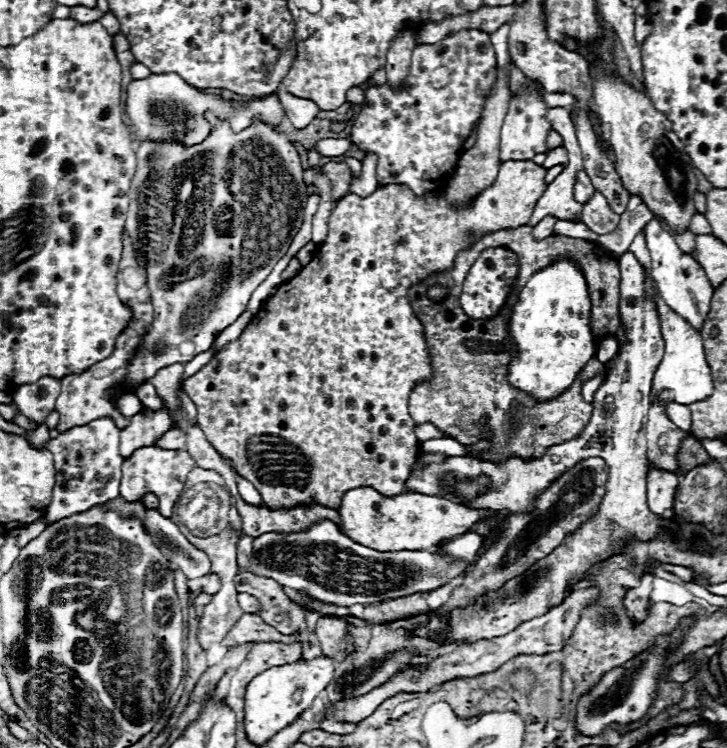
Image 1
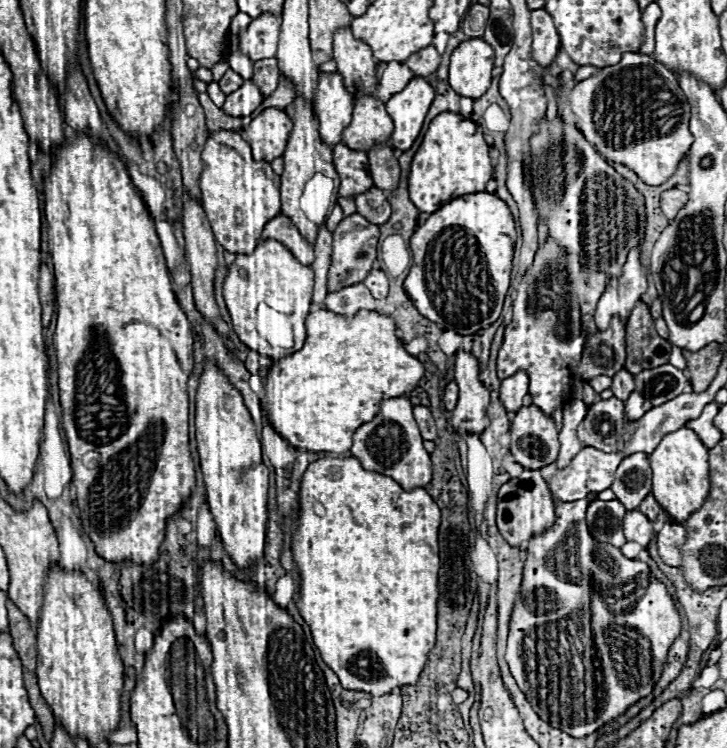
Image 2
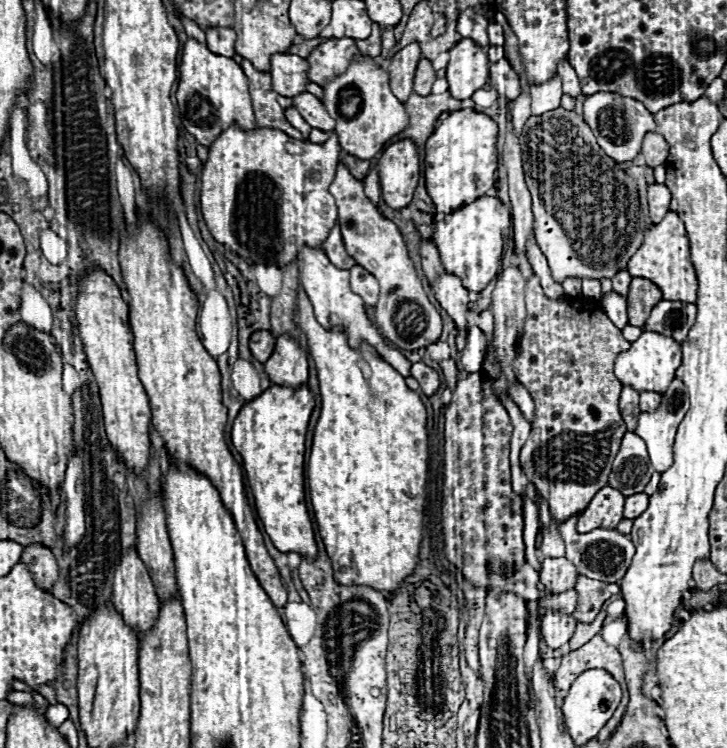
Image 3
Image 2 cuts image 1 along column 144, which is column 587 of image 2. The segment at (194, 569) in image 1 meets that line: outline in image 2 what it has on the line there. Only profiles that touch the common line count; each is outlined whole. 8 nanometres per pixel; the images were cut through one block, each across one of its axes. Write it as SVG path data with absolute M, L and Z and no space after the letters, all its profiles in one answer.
M594 500L586 510L586 524L594 540L598 540L600 544L612 544L616 548L622 548L626 544L626 538L622 534L624 514L626 508L618 500Z

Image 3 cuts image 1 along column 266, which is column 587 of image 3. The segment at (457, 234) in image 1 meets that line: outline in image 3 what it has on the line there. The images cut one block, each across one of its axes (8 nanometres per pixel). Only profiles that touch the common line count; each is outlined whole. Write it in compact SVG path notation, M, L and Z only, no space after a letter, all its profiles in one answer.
M536 274L530 276L526 282L524 334L512 370L530 390L536 404L530 434L536 444L532 482L558 522L584 512L594 494L608 484L614 456L626 432L618 410L622 384L614 376L614 360L626 348L630 348L630 342L624 340L622 330L612 324L600 304L568 294L552 300L544 294L540 278Z

